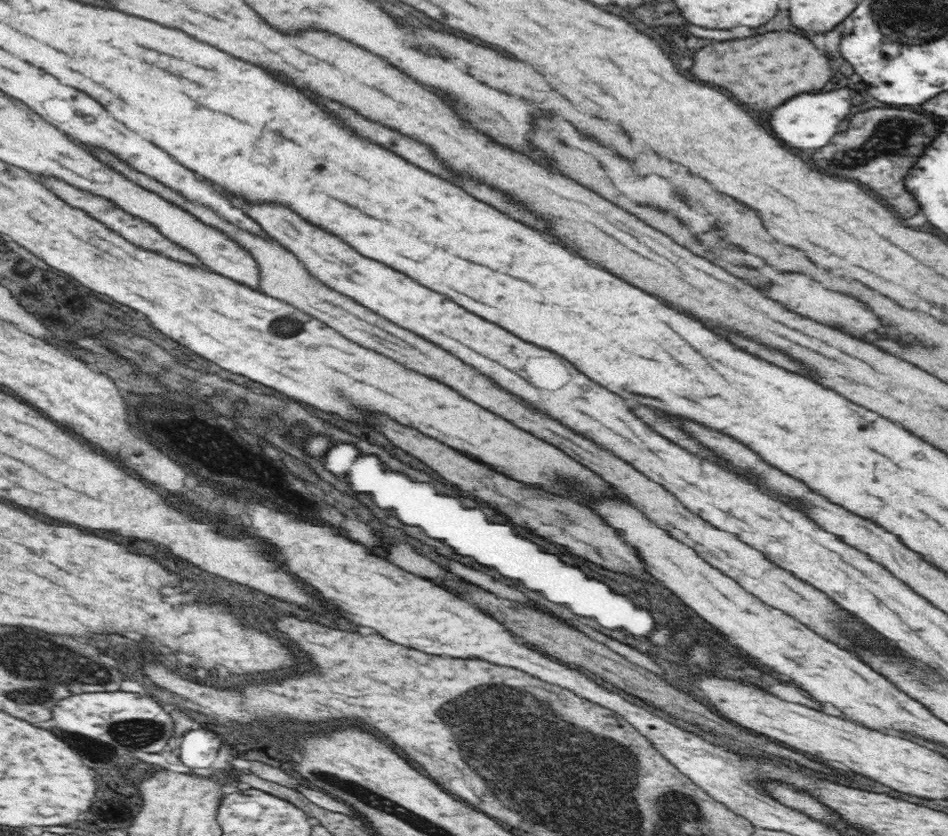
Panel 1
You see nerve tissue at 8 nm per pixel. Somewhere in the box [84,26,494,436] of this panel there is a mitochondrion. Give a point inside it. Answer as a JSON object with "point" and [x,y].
{"point":[285,326]}

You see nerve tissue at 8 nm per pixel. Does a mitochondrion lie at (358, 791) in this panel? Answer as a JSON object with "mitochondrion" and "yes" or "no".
{"mitochondrion":"yes"}

